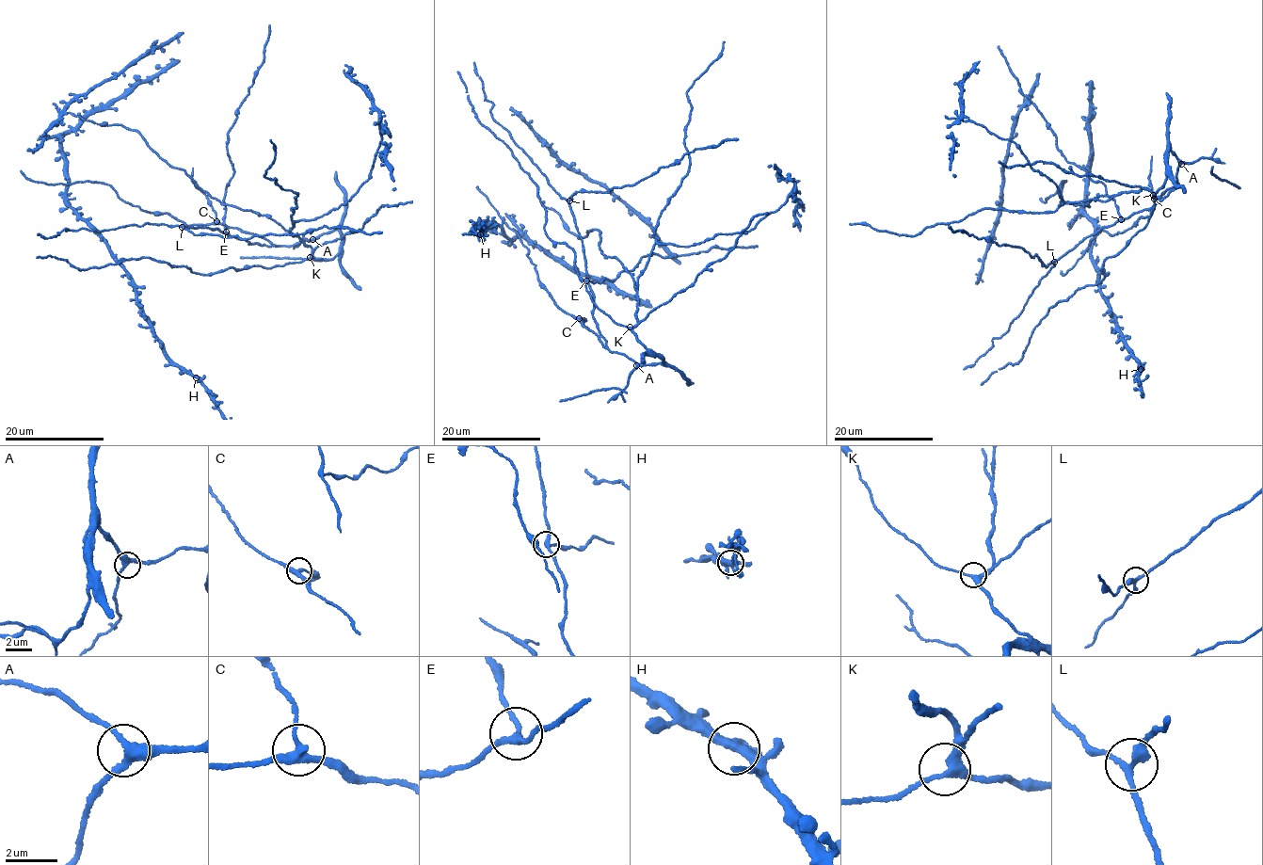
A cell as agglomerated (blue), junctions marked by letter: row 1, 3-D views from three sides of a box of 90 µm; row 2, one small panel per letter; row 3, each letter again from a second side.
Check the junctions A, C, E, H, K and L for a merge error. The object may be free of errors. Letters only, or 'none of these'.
C

